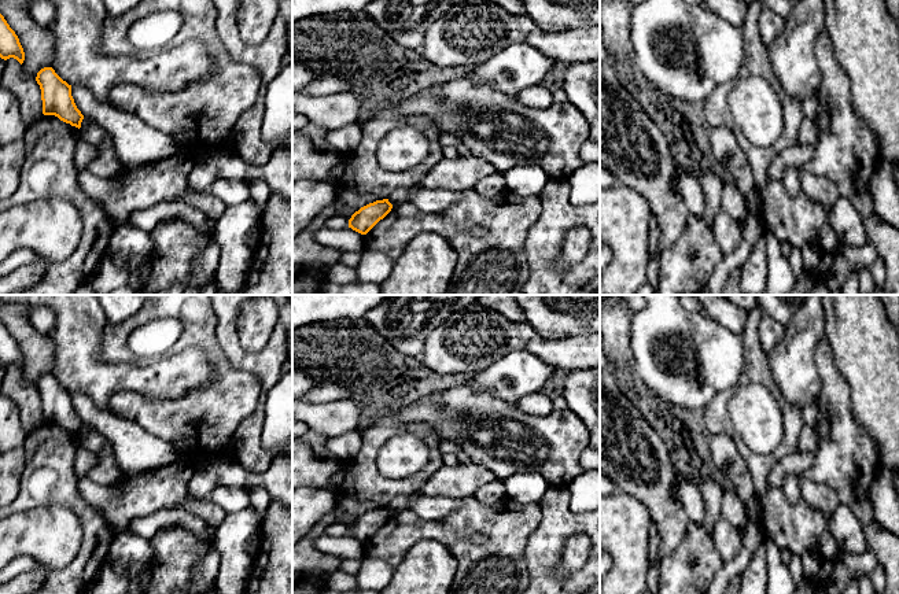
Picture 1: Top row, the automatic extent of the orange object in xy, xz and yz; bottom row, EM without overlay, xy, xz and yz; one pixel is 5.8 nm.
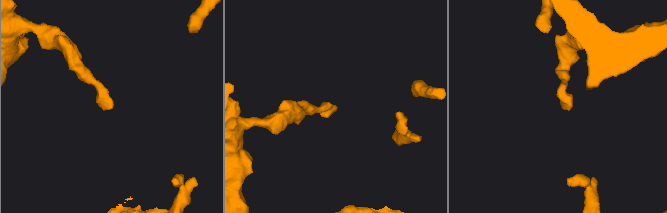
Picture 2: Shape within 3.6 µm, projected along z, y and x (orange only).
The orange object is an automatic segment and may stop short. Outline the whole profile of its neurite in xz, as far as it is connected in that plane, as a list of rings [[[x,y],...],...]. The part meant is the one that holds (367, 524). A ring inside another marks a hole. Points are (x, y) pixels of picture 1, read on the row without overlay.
[[[388,506],[376,508],[361,514],[349,527],[349,535],[366,542],[380,527],[383,527],[393,516]]]

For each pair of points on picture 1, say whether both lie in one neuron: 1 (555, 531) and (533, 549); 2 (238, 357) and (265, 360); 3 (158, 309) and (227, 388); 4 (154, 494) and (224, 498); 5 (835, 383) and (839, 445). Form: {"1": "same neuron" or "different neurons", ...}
{"1": "same neuron", "2": "same neuron", "3": "same neuron", "4": "different neurons", "5": "same neuron"}

